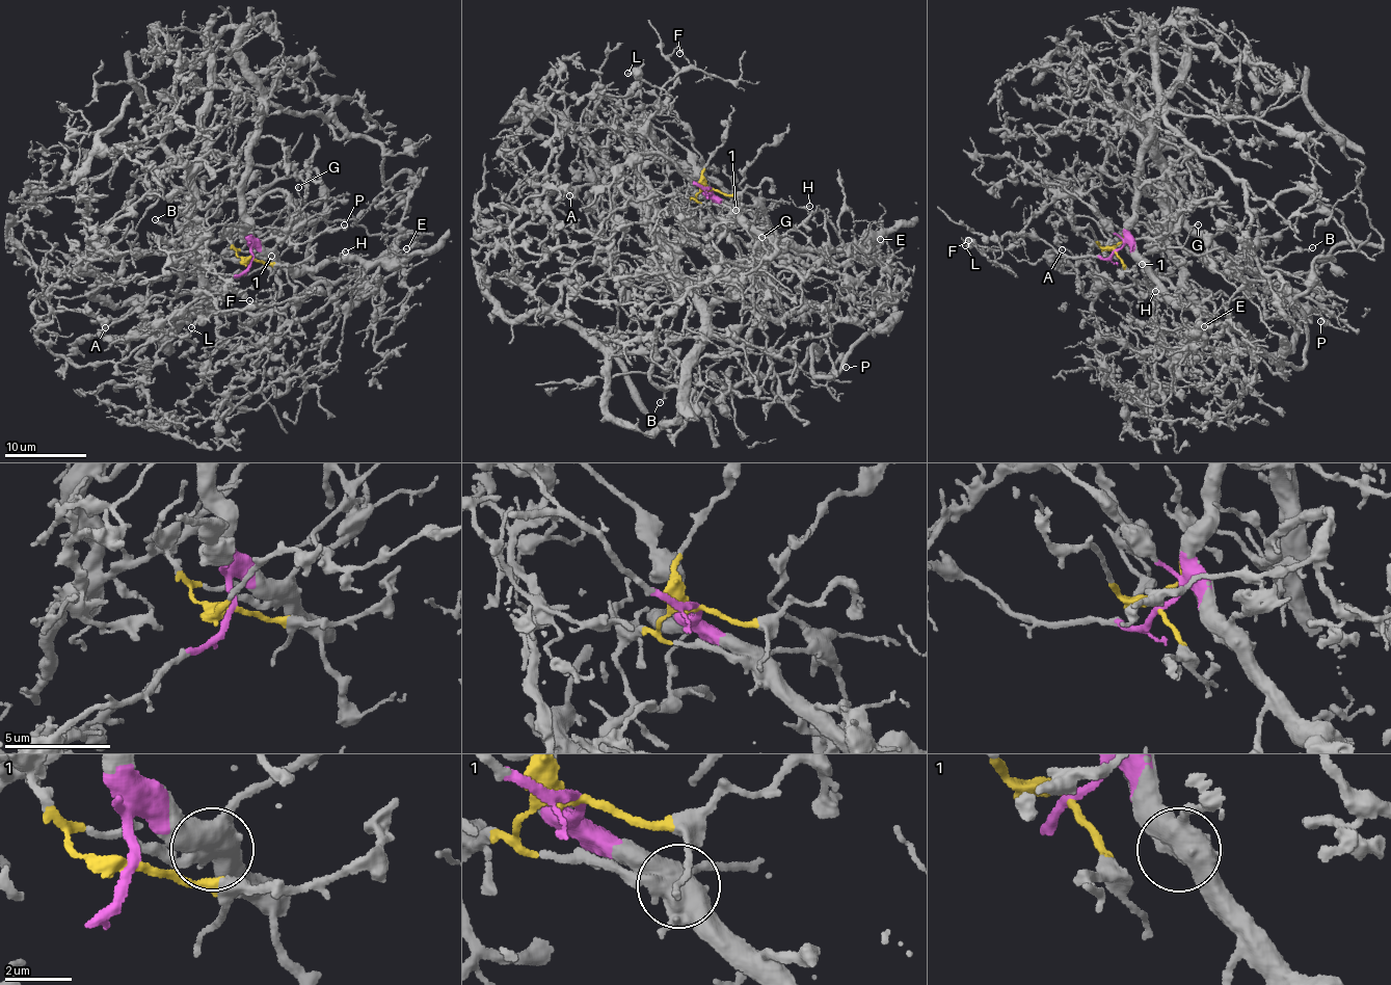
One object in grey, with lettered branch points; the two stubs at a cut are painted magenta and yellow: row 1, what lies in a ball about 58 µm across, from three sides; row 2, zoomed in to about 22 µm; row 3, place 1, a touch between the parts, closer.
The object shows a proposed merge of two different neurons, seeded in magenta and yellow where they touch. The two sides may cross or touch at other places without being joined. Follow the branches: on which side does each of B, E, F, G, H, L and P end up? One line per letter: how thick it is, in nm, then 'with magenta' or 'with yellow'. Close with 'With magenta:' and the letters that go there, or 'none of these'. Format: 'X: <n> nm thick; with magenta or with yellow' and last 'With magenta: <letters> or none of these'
B: 150 nm thick; with yellow
E: 150 nm thick; with magenta
F: 150 nm thick; with magenta
G: 150 nm thick; with magenta
H: 150 nm thick; with magenta
L: 150 nm thick; with magenta
P: 140 nm thick; with magenta
With magenta: E, F, G, H, L, P

